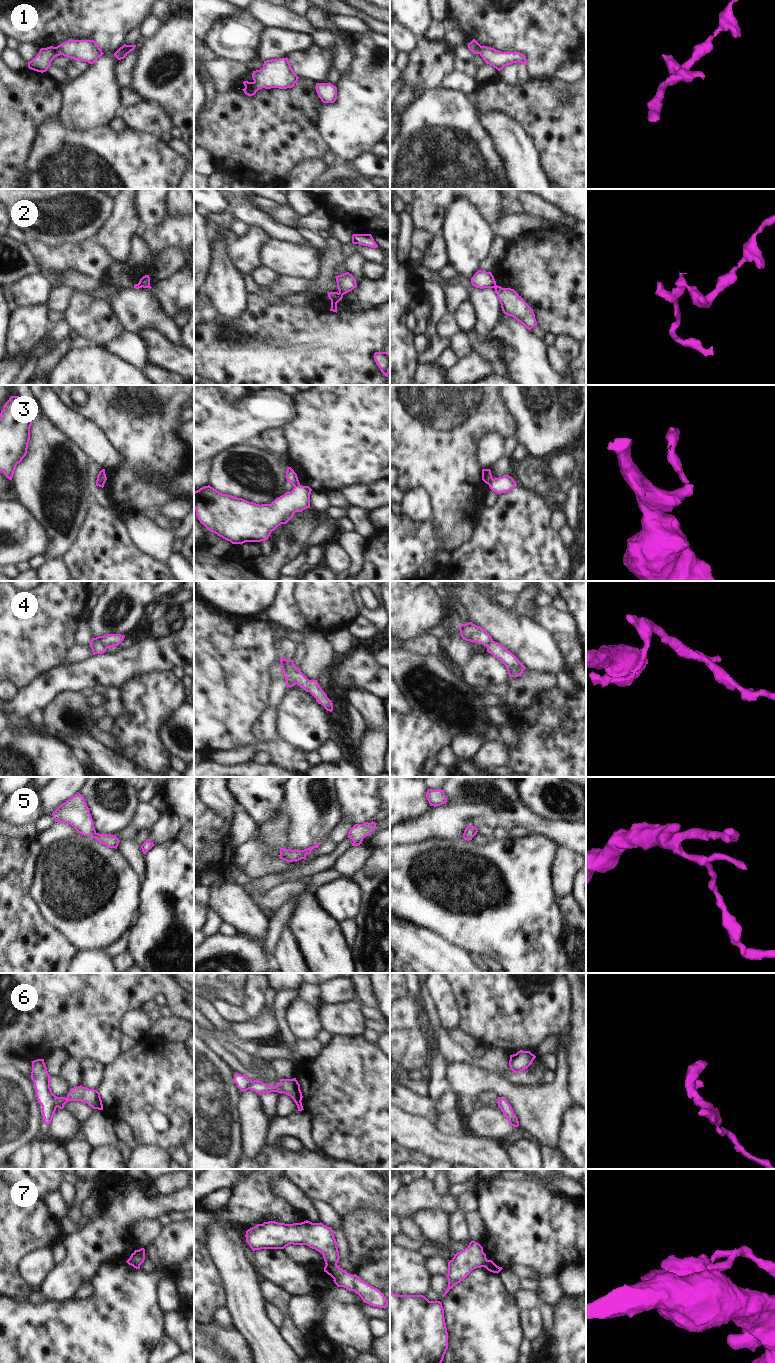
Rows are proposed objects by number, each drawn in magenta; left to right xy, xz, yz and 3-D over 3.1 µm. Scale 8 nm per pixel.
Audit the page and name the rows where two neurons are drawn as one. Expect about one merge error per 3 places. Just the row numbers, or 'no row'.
2, 3, 4, 6, 7

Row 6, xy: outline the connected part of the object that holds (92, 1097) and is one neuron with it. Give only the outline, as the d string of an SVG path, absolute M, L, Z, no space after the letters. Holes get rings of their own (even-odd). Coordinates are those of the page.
M78 1086L70 1090L67 1097L57 1097L57 1107L64 1108L64 1105L69 1101L81 1101L87 1103L93 1109L103 1110L103 1104L100 1093L97 1090L89 1089L87 1087Z

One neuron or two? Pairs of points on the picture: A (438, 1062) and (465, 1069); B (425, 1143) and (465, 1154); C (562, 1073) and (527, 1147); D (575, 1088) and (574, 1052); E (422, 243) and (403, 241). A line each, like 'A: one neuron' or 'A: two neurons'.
A: two neurons
B: one neuron
C: two neurons
D: one neuron
E: two neurons

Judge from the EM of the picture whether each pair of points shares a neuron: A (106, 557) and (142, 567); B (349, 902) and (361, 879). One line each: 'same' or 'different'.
A: same
B: different

